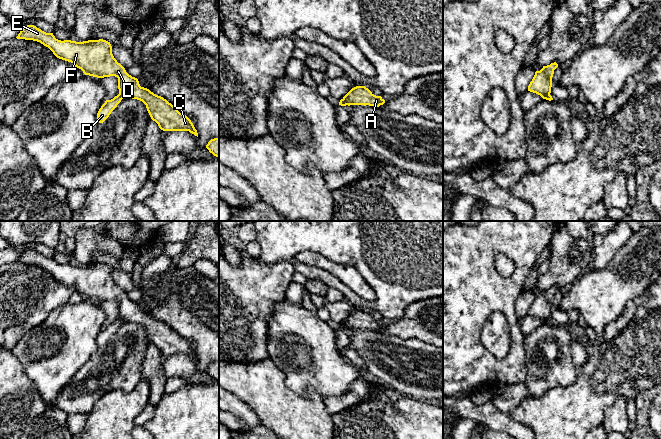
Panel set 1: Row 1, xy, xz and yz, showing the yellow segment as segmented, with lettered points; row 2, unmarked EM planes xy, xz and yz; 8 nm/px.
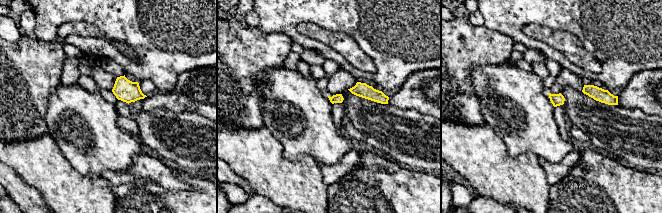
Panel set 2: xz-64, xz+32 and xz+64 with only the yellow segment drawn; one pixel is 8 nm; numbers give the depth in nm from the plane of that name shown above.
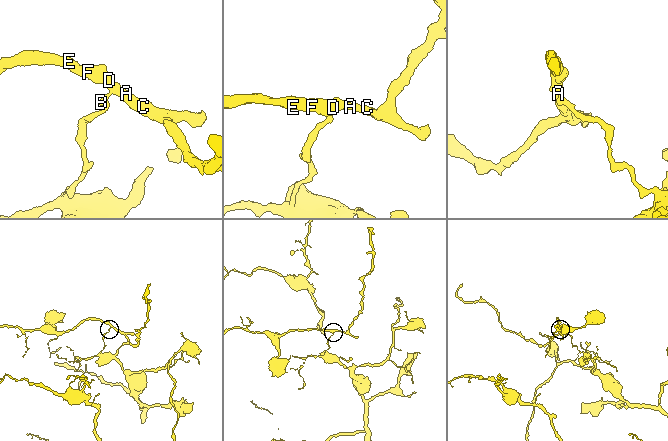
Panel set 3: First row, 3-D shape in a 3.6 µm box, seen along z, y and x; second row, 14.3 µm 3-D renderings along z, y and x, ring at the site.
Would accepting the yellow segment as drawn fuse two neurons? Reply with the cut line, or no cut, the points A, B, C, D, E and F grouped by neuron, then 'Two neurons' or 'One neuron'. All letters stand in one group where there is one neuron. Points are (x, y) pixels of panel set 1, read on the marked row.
Split along xy (119, 93), (123, 97). Groups: A C D E F / B. Two neurons

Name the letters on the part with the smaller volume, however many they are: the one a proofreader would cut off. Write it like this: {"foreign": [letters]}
{"foreign": ["A", "C", "D", "E", "F"]}

